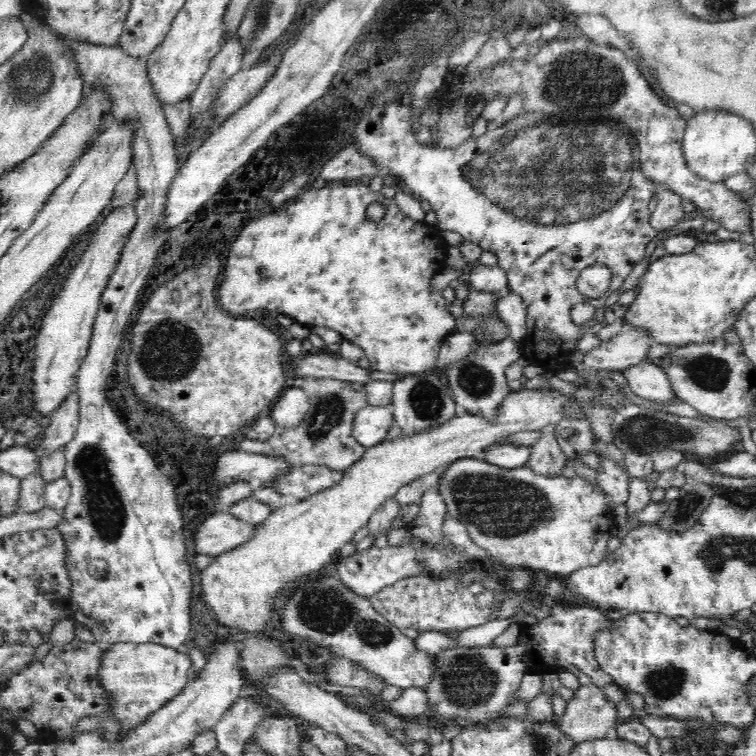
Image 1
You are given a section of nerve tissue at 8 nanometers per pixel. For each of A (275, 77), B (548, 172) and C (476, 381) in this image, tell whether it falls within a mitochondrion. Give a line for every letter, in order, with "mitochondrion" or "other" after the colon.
A: other
B: mitochondrion
C: mitochondrion

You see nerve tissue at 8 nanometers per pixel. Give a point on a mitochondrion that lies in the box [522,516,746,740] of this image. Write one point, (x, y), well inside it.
(665, 682)

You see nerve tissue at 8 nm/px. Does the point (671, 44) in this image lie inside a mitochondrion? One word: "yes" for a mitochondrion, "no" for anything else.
no

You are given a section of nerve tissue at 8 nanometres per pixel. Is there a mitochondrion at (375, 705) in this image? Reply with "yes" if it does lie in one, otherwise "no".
no

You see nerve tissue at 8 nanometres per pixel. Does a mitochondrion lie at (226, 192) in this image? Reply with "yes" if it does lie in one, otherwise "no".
no

